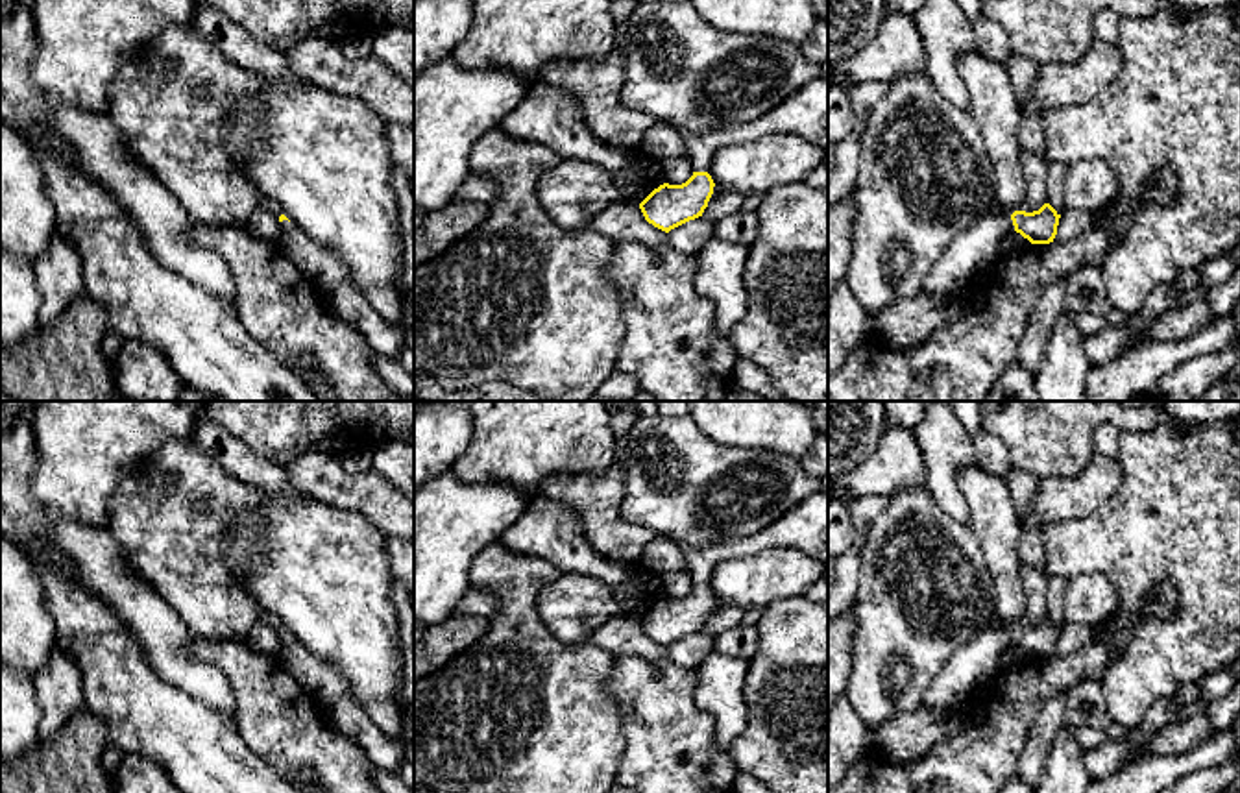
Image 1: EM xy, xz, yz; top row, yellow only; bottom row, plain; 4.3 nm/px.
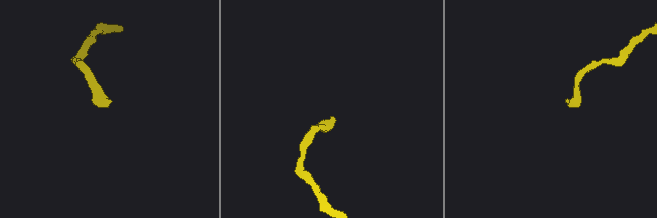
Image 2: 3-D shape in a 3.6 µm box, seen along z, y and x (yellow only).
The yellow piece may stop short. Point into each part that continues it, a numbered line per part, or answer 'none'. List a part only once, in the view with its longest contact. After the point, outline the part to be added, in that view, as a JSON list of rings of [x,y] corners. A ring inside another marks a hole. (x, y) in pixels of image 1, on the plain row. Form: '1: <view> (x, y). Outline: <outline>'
1: yz (974, 662). Outline: [[[979,628],[959,645],[933,678],[924,702],[946,710],[966,702],[998,671],[1002,653],[1015,643],[1009,628]]]

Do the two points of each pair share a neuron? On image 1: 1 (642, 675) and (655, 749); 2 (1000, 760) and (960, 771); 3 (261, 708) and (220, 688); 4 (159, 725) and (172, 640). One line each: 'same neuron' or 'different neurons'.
1: same neuron
2: same neuron
3: different neurons
4: different neurons

